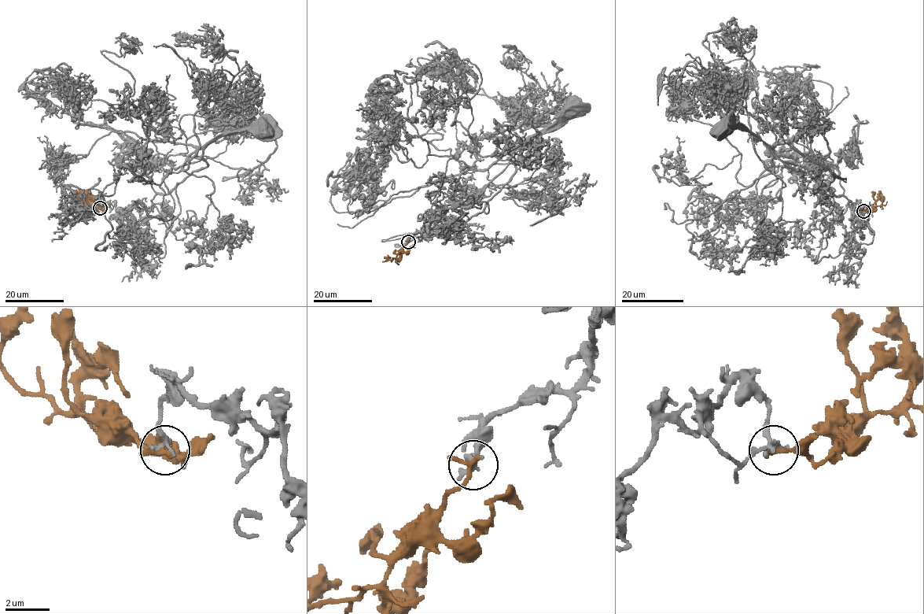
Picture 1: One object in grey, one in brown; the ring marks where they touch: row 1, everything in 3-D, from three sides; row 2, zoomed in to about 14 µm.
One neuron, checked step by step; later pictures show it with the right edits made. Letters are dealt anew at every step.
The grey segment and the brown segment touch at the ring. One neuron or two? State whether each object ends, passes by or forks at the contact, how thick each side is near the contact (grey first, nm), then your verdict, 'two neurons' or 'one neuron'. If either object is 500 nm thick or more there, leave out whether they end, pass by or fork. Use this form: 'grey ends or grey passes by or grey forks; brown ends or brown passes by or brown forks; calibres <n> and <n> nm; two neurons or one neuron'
grey ends; brown ends; calibres 280 and 280 nm; two neurons

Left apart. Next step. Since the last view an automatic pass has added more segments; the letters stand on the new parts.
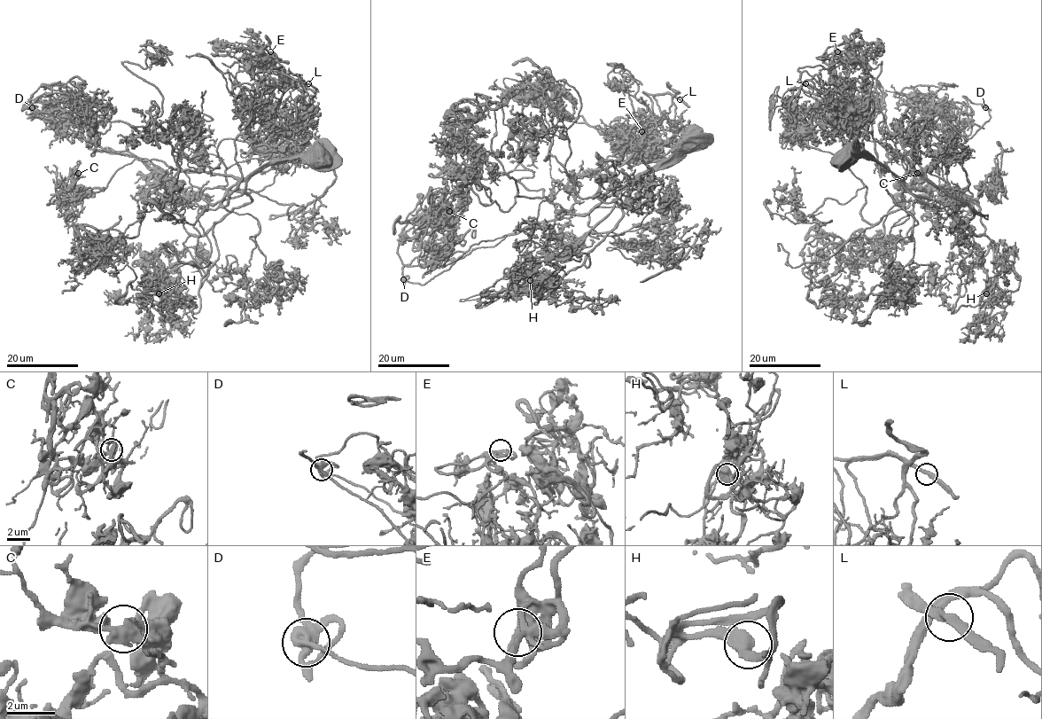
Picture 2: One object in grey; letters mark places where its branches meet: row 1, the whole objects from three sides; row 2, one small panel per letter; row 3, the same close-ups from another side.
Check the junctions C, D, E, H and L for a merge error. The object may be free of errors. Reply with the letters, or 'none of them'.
none of them

